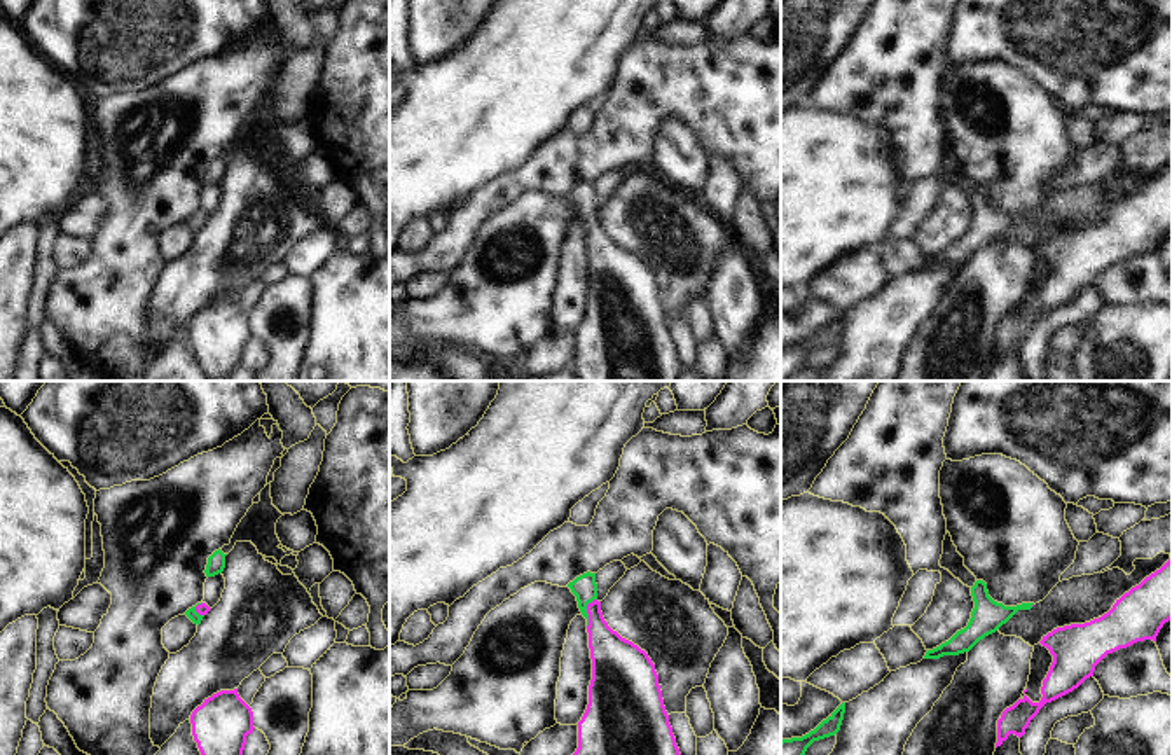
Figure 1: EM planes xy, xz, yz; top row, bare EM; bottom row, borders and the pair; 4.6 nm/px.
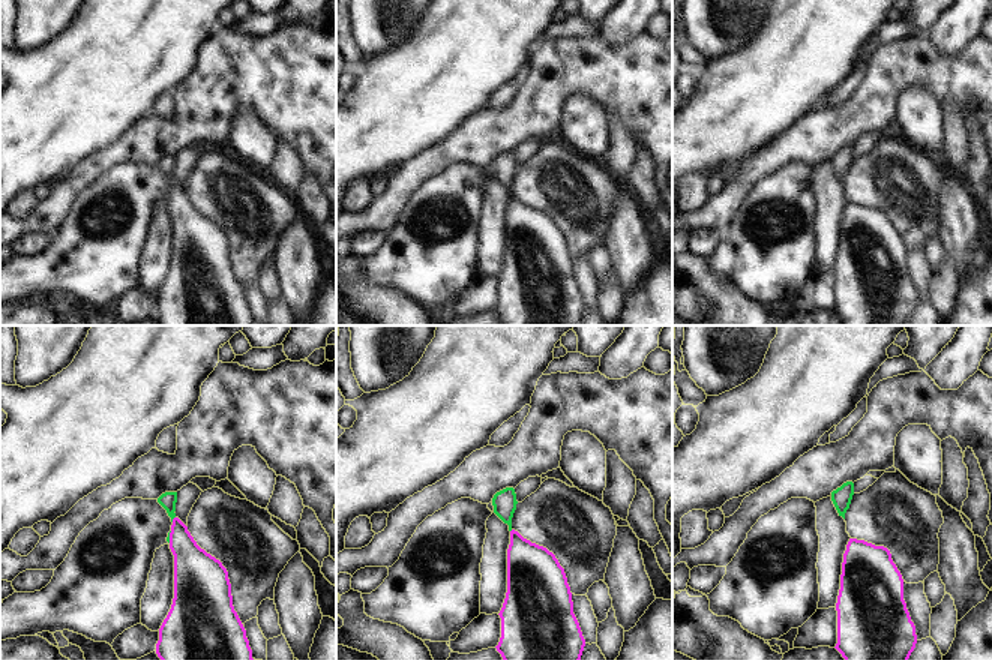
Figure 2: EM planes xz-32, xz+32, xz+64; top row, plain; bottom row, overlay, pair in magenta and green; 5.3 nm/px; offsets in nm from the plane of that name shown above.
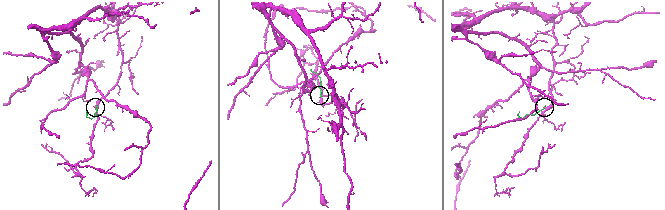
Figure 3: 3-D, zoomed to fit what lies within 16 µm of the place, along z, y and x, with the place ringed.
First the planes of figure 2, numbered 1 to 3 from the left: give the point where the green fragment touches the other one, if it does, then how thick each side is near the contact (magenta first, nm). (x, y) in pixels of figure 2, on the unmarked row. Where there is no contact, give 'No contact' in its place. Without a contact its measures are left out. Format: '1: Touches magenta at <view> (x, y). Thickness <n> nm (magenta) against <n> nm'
1: Touches magenta at xz-32 (173, 183). Thickness 180 nm (magenta) against 90 nm
2: No contact
3: No contact.

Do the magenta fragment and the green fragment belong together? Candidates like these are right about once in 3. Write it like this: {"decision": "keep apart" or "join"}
{"decision": "join"}

